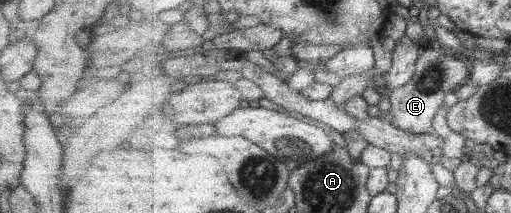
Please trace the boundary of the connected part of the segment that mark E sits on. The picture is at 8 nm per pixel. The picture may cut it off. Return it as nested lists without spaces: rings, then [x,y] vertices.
[[[426,44],[417,61],[414,77],[403,86],[388,90],[391,103],[391,124],[412,134],[433,131],[434,119],[444,103],[446,93],[458,90],[461,85],[470,81],[471,70],[467,58],[457,56],[440,46]]]

